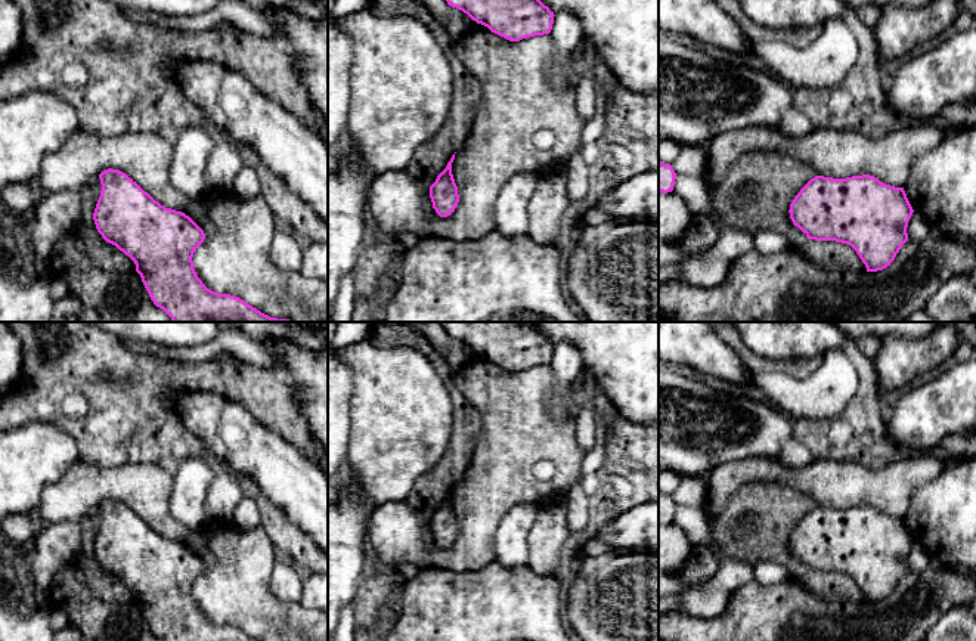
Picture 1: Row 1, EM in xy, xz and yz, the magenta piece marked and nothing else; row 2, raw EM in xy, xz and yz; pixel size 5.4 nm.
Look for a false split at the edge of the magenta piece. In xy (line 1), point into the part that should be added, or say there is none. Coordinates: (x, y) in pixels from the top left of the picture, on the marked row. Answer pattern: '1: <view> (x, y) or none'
1: none

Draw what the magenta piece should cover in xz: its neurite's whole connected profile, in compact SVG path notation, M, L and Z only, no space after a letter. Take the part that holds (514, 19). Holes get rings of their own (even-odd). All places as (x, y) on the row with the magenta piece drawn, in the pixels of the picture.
M446 0L449 6L467 13L492 32L520 41L527 37L549 34L554 12L540 0Z

